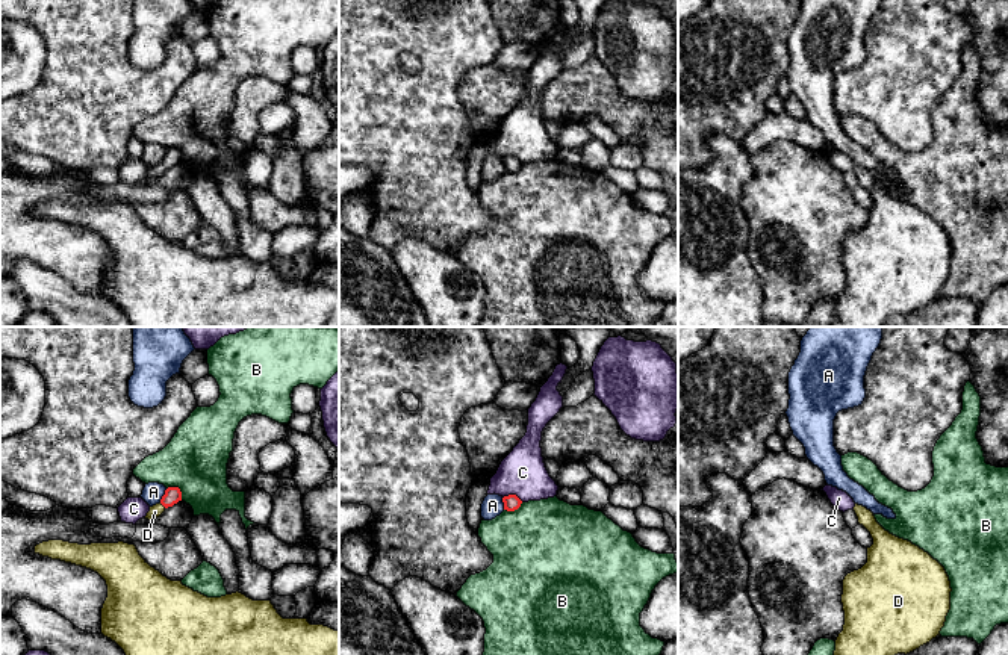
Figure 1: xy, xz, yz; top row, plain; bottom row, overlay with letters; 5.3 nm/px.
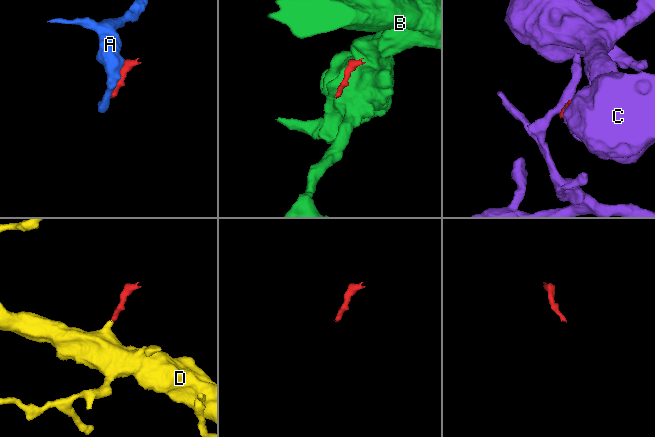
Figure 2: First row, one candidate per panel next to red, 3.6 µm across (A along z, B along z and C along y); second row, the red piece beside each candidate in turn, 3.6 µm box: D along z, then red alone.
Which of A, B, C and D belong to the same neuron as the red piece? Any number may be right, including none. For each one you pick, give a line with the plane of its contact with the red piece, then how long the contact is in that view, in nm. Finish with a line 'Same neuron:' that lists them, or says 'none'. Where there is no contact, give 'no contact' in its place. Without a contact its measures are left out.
D: xy | 50 nm
Same neuron: D

